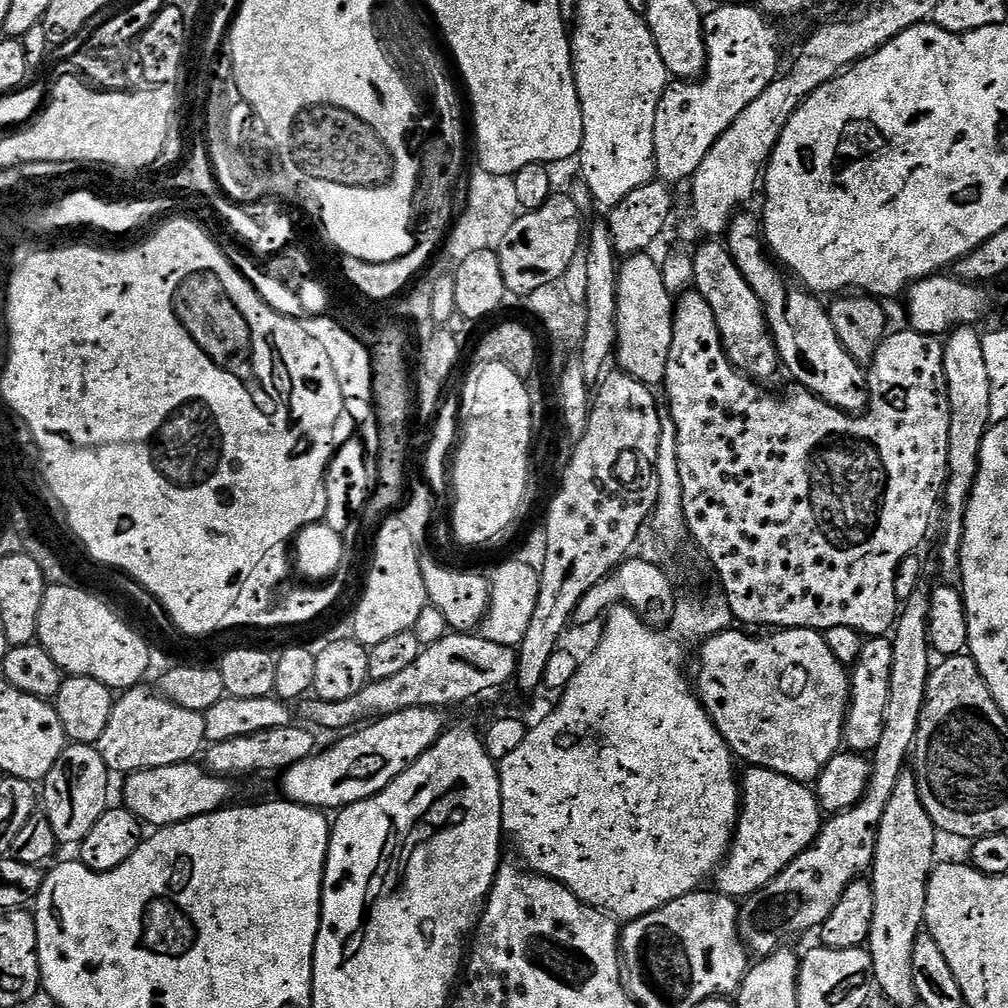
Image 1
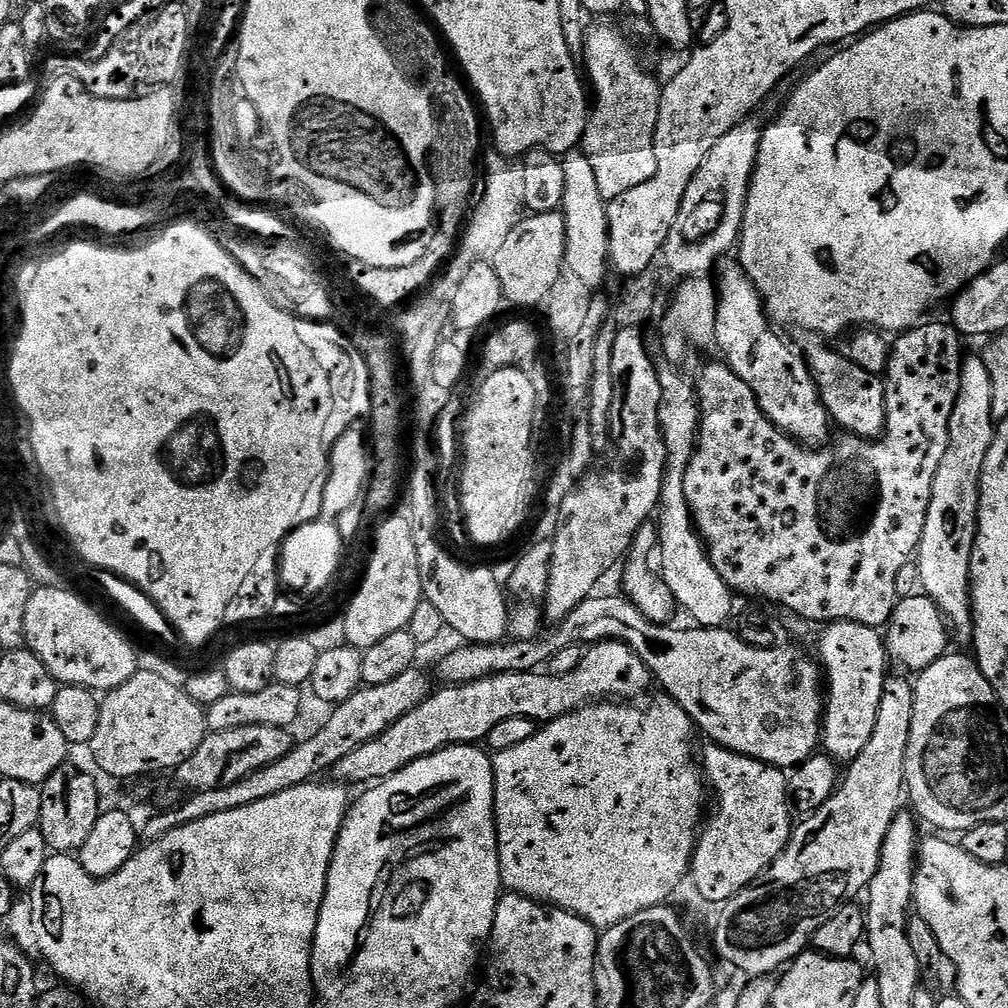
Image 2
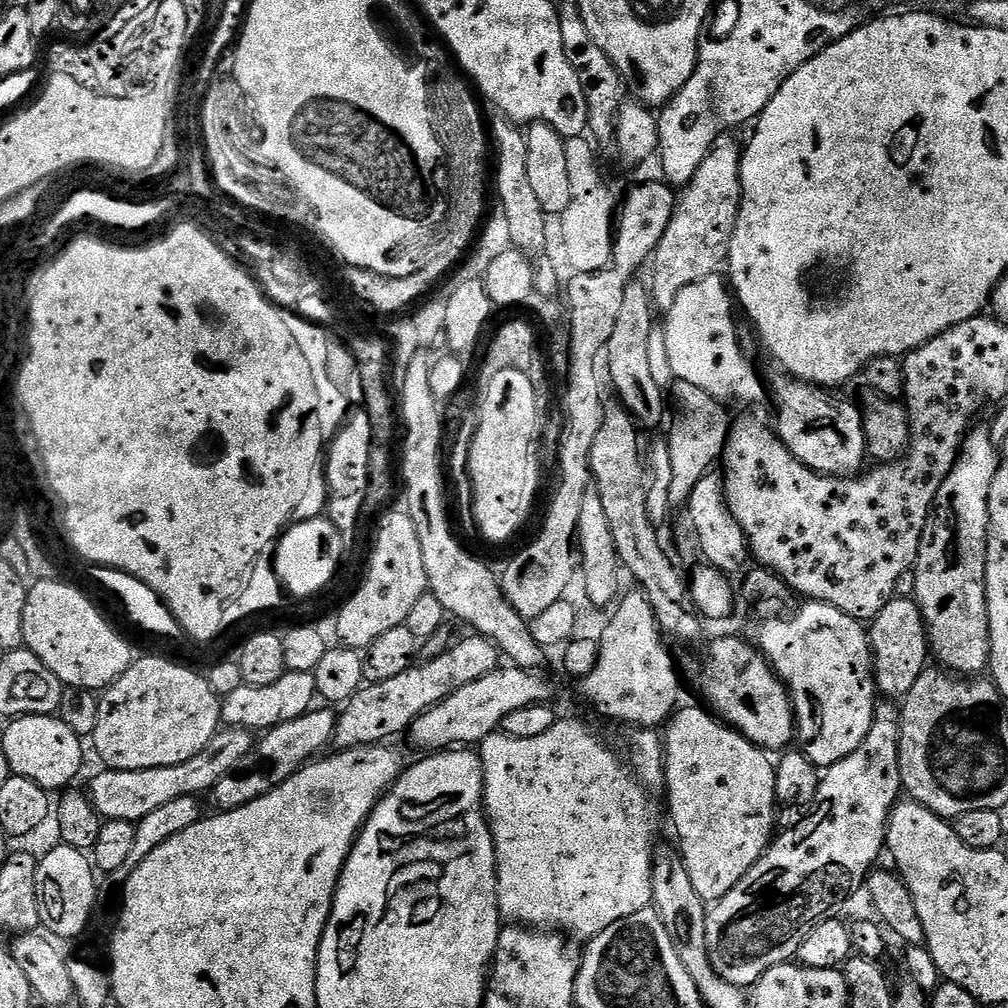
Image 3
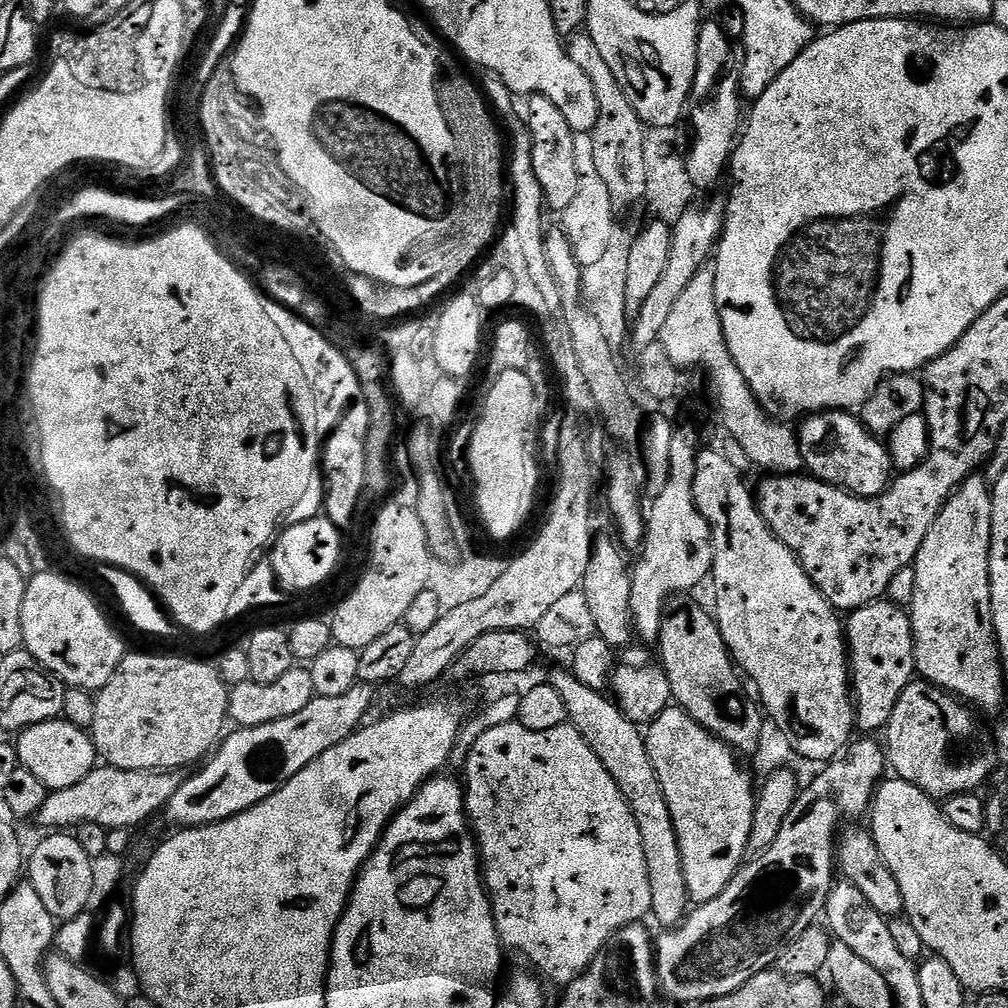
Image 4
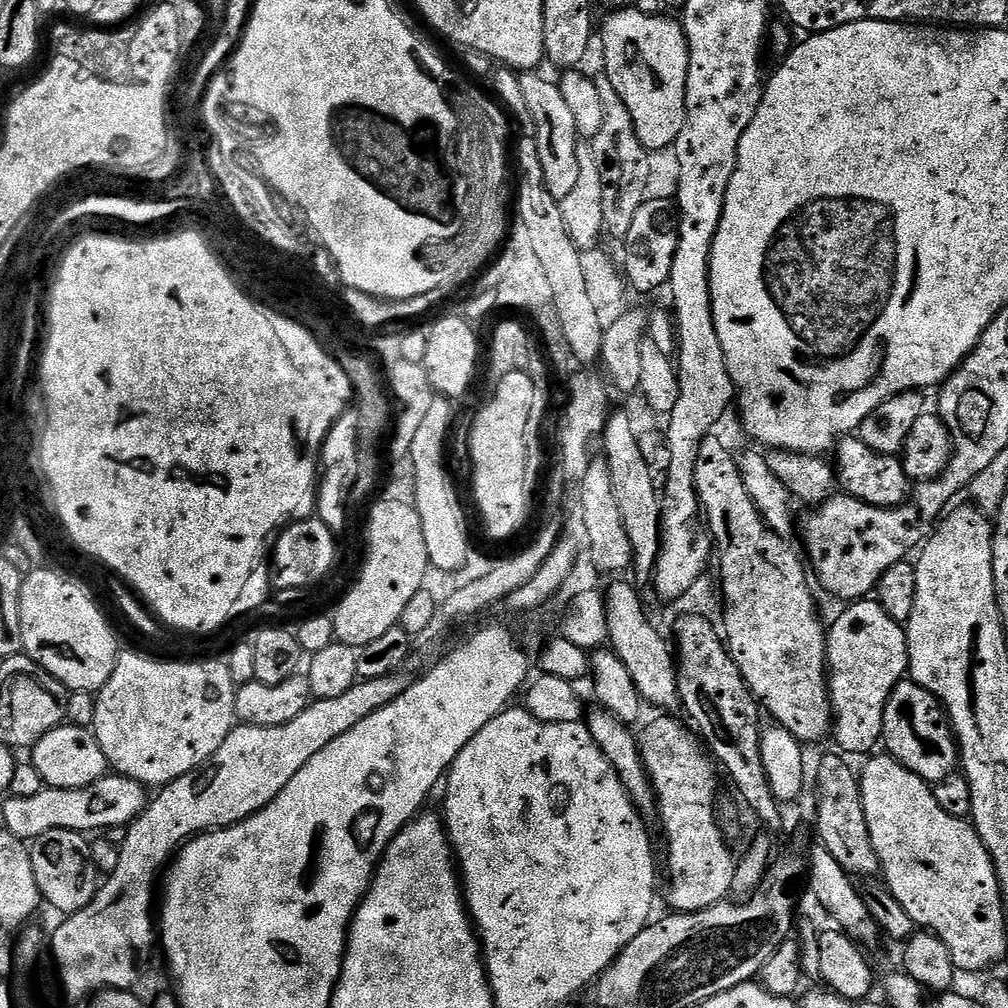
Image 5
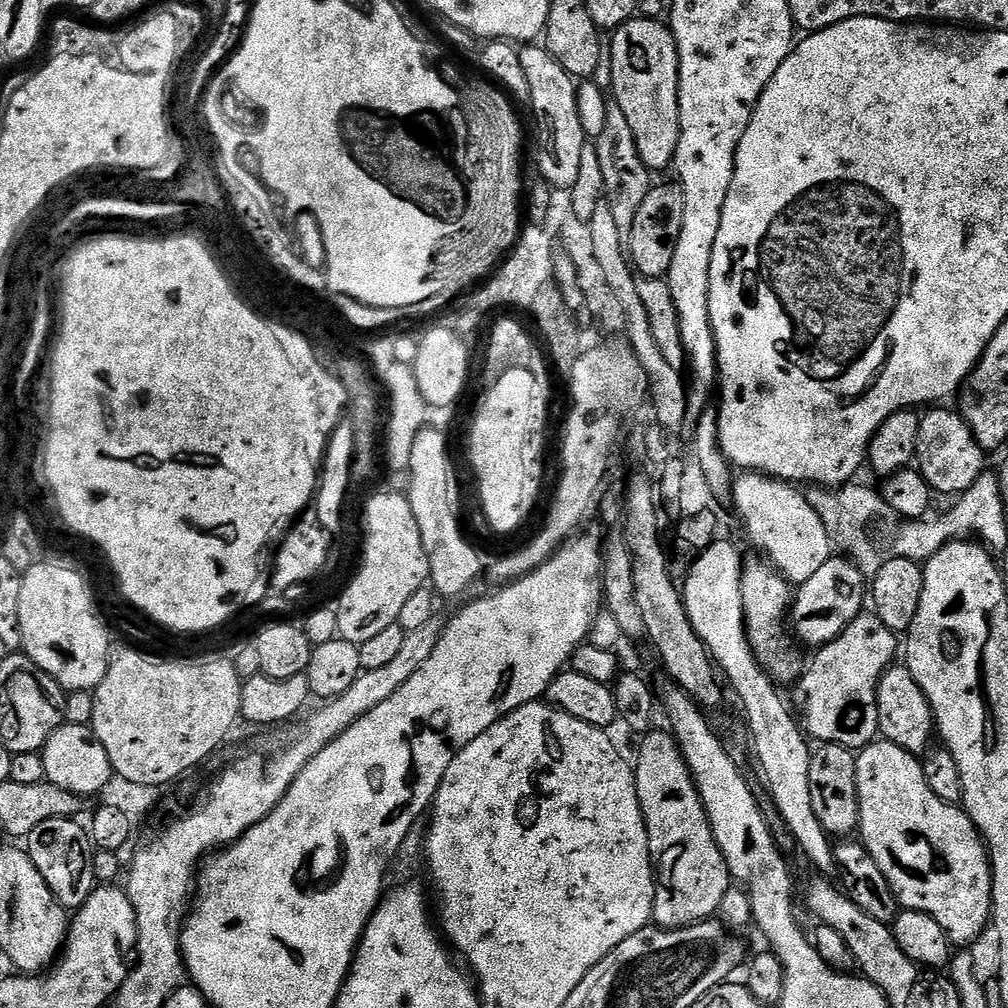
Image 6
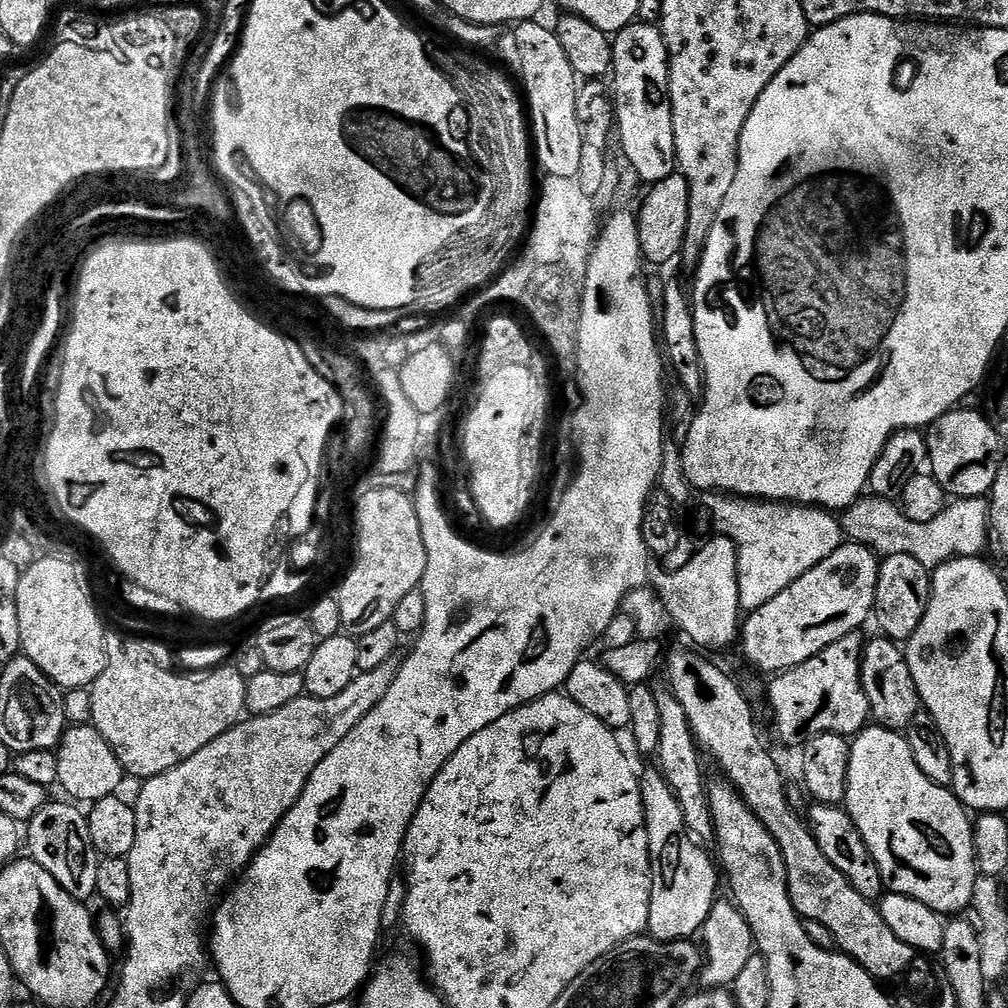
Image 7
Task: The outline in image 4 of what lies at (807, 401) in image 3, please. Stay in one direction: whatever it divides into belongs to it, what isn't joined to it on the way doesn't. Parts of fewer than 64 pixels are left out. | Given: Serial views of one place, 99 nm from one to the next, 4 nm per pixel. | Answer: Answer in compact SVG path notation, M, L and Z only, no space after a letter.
M848 410L813 412L803 417L798 439L807 471L823 484L832 484L852 496L880 496L894 479L892 456L883 439L871 436L859 415Z

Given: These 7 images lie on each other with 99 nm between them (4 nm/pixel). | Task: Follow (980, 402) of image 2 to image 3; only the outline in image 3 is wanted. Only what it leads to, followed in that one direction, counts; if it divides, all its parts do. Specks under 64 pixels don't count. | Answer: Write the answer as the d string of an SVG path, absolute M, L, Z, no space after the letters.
M969 427L967 436L960 443L960 453L950 470L950 474L942 482L938 494L932 503L932 513L928 515L928 521L924 527L924 533L918 546L914 571L916 574L915 601L920 606L920 613L924 616L924 625L928 628L928 642L933 657L941 660L943 667L952 674L980 674L988 668L988 655L990 654L990 638L988 637L988 607L986 606L986 590L984 589L984 575L986 574L986 546L988 545L988 523L990 522L990 486L994 486L994 474L998 474L1000 465L1000 448L992 443L992 433L987 427Z

